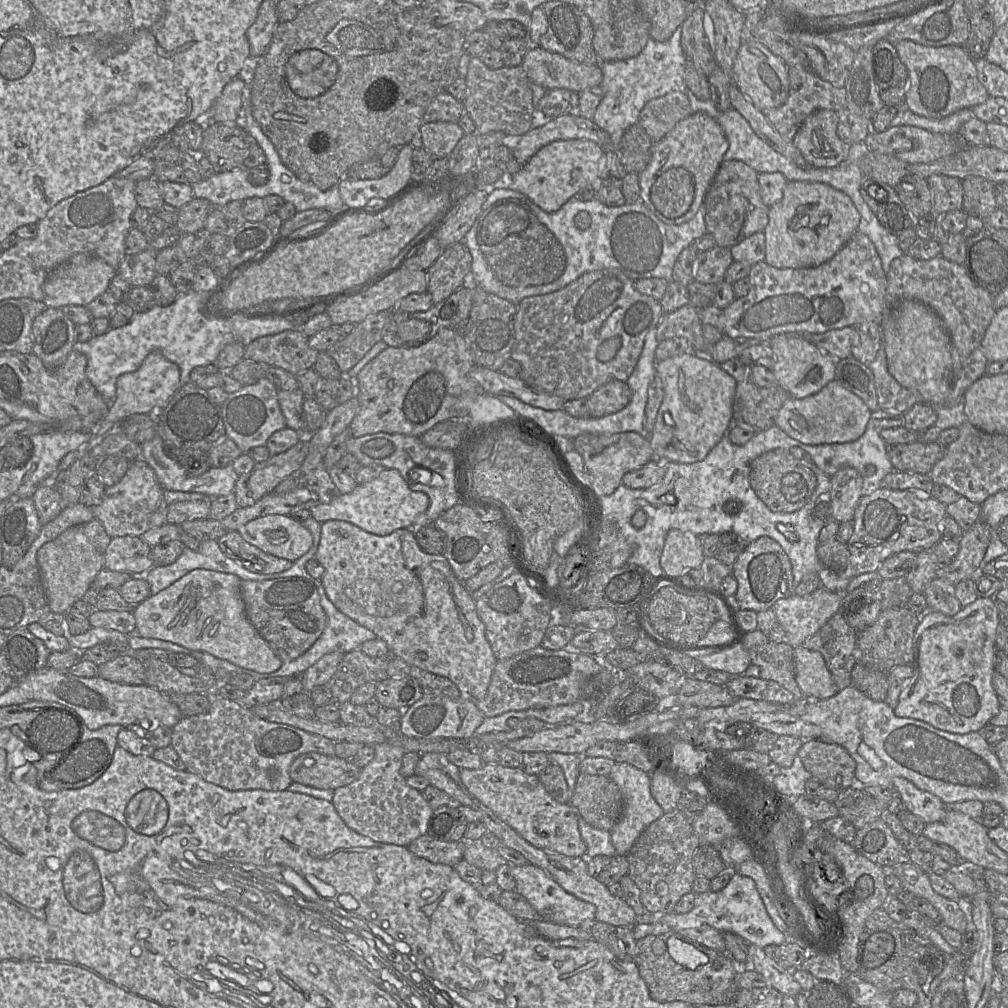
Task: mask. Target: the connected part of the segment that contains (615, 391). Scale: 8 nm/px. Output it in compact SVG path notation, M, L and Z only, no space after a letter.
M612 380L597 388L588 398L589 416L599 418L625 408L631 399L631 390L626 382Z

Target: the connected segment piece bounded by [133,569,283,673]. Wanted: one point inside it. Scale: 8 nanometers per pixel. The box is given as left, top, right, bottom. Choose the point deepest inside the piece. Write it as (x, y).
(204, 610)

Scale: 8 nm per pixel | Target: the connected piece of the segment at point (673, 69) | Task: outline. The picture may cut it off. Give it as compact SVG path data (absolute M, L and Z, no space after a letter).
M679 26L664 42L649 37L643 50L635 57L619 61L601 61L603 72L601 87L604 96L592 120L610 136L609 149L617 150L624 132L636 124L645 104L671 91L685 93L684 70L686 56L681 46L682 28Z

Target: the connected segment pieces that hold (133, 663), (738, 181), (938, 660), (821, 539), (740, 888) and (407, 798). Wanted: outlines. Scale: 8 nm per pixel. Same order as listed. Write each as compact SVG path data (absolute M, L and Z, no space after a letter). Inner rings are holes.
M119 655L98 666L98 676L108 681L127 685L145 684L143 664L129 655Z
M740 160L723 161L705 195L704 206L707 233L711 234L717 246L731 248L756 232L763 232L768 224L769 207L762 201L758 173Z
M978 597L971 604L962 607L962 609L953 616L947 616L937 611L928 610L920 617L919 624L915 631L914 636L914 653L913 653L913 675L906 683L899 695L899 701L895 709L894 714L897 717L907 717L917 720L921 720L933 726L936 729L947 731L950 733L967 734L969 732L980 731L984 726L989 724L991 718L996 716L1001 706L997 694L995 693L992 676L995 672L995 658L996 658L996 631L999 626L999 615L996 607L995 598L983 598ZM953 648L959 648L960 654L955 654Z
M829 518L819 533L816 547L822 564L835 572L846 569L850 556L847 543L837 540L839 526L839 522Z
M732 872L730 882L722 890L695 894L694 907L689 912L684 914L676 912L652 914L647 912L640 916L636 915L635 923L662 923L669 926L674 932L697 928L705 924L721 933L735 933L747 943L760 948L765 948L768 945L780 946L787 943L785 935L775 926L767 913L753 879L736 872Z
M399 739L374 746L374 758L367 764L356 780L336 788L331 803L346 823L358 834L384 844L409 846L427 833L433 809L423 793L411 788L400 774L405 749Z

